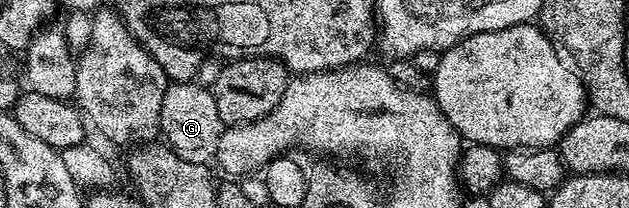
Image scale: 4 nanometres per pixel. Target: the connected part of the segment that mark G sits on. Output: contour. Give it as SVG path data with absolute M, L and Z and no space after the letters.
M175 81L167 85L161 102L159 133L167 147L180 158L186 162L209 165L218 155L223 127L215 96L209 87L204 88L193 81Z

